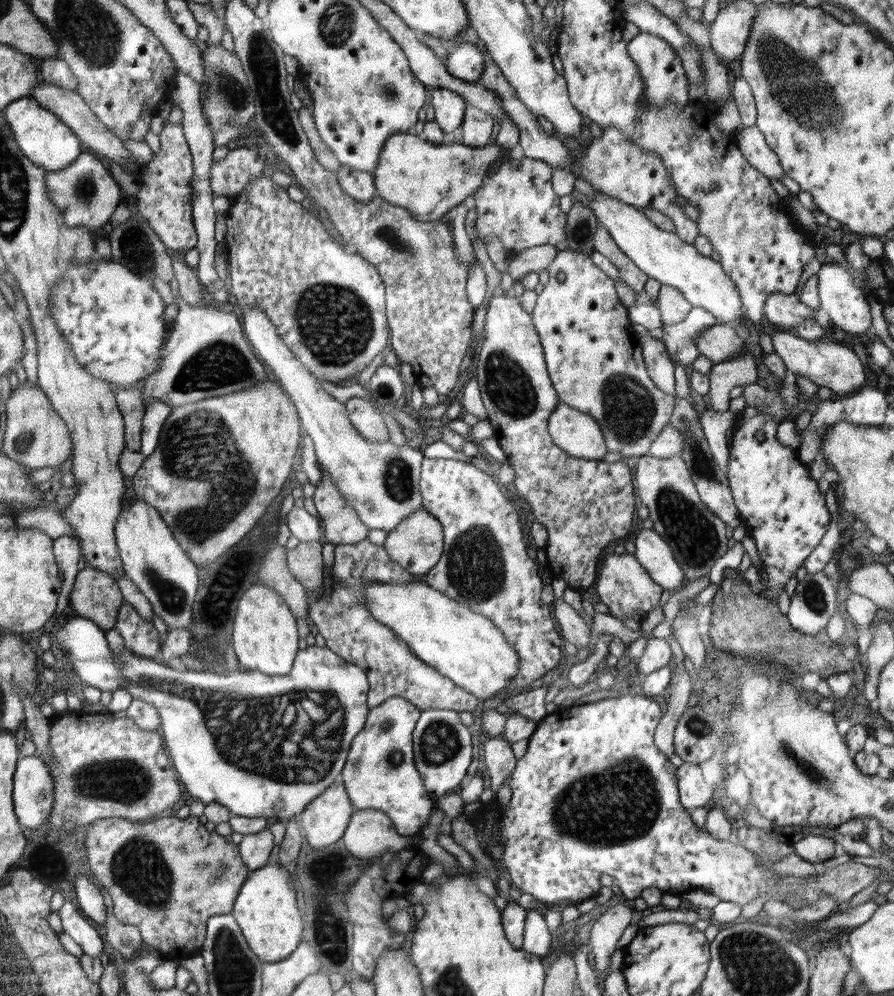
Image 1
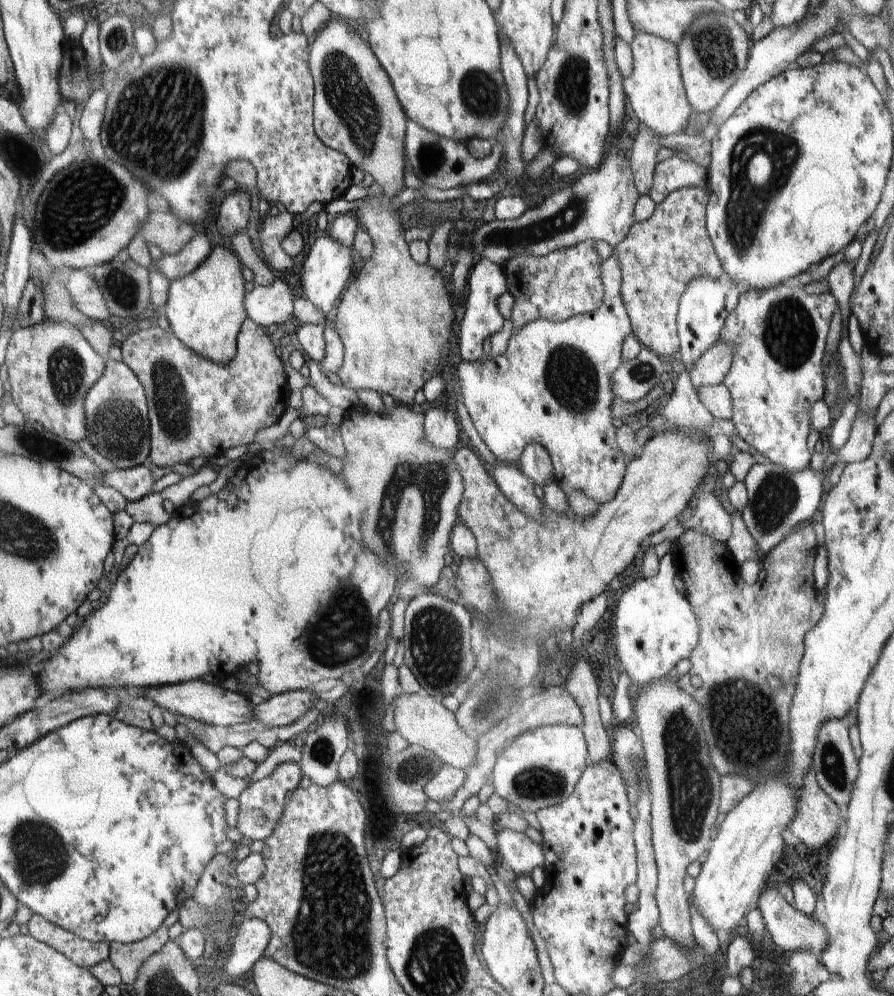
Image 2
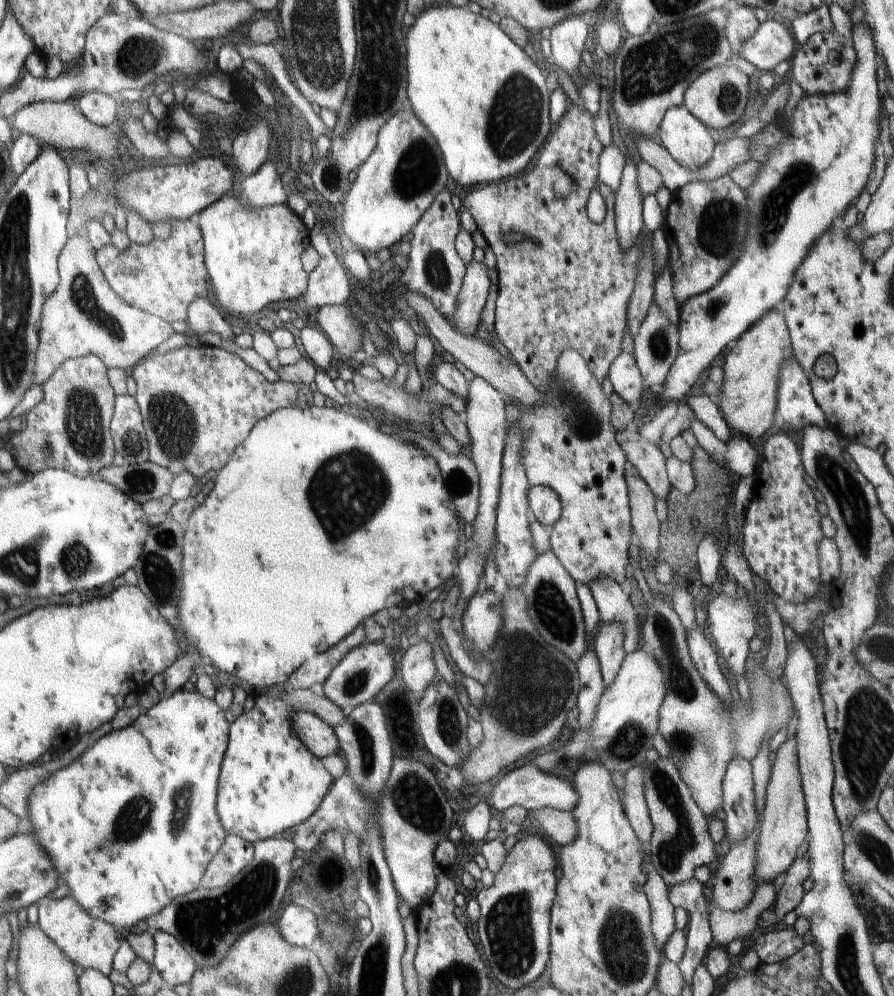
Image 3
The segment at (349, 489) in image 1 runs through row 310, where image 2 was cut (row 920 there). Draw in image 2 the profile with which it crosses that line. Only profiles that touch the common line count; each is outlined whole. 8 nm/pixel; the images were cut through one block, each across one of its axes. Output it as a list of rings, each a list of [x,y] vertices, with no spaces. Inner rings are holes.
[[[245,918],[238,927],[230,952],[222,964],[224,976],[232,980],[252,970],[252,966],[266,951],[270,936],[270,928],[262,920]]]

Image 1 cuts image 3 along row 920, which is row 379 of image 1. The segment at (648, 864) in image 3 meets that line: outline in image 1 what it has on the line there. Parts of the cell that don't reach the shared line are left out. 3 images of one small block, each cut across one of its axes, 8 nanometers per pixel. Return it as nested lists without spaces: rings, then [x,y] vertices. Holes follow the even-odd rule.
[[[633,324],[639,333],[639,352],[652,382],[662,391],[675,396],[674,390],[674,363],[670,359],[665,344],[661,340],[650,337],[650,334],[643,332],[640,325]]]

